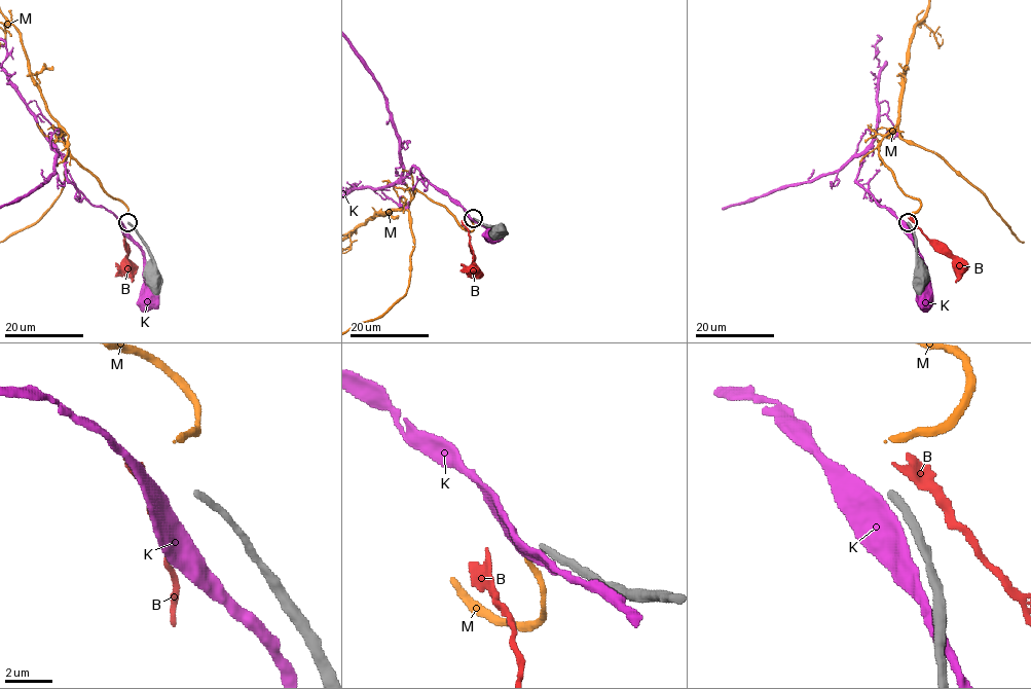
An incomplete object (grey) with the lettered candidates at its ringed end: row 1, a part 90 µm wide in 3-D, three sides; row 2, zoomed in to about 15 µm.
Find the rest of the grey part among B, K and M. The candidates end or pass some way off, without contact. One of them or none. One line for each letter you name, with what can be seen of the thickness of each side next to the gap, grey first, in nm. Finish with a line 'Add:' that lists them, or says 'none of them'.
M: 300 nm thick on the grey side, 320 nm on the other
Add: M

